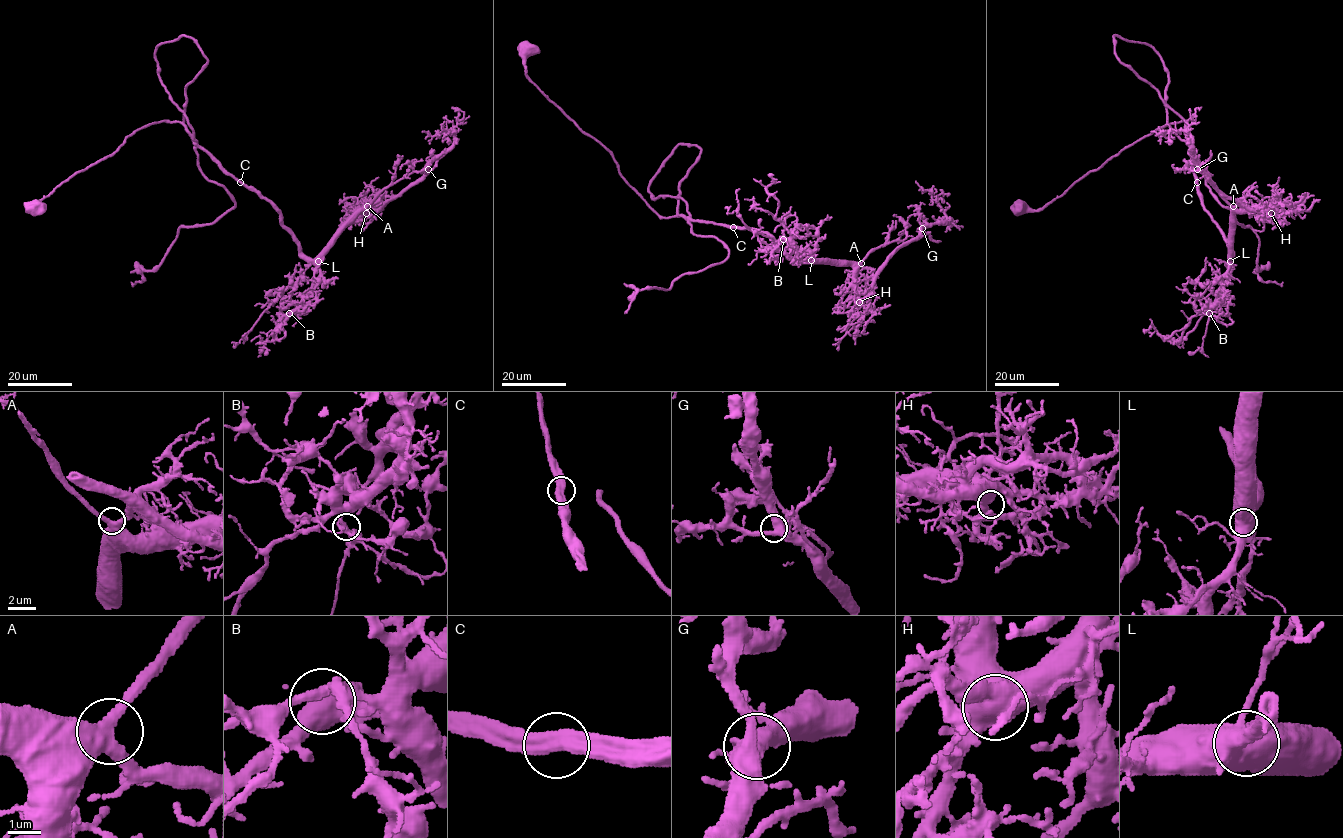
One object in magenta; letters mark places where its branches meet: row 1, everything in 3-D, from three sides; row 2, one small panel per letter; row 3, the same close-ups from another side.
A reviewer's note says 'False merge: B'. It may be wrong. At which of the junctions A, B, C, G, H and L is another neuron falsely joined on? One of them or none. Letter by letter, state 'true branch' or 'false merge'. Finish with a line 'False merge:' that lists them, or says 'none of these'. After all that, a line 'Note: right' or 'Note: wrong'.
A: true branch
B: true branch
C: true branch
G: true branch
H: true branch
L: true branch
False merge: none of these
Note: wrong

